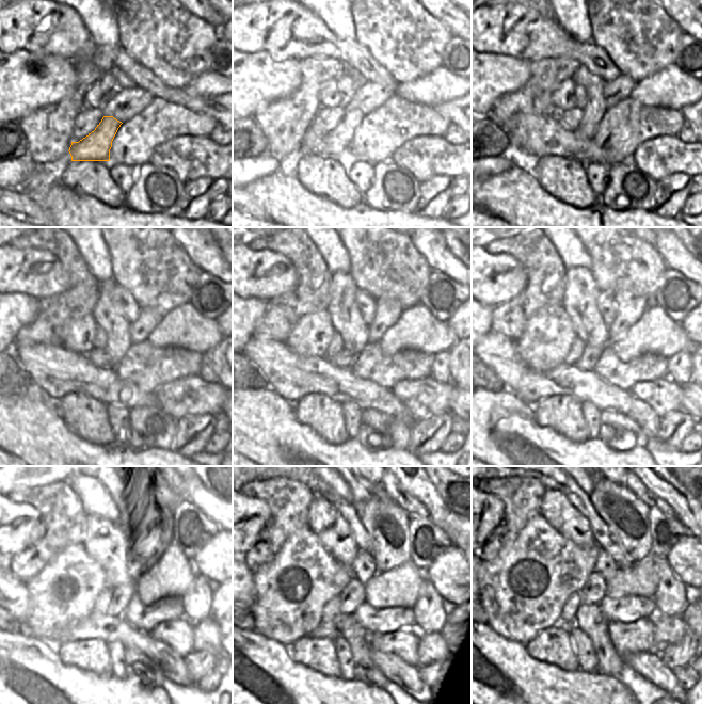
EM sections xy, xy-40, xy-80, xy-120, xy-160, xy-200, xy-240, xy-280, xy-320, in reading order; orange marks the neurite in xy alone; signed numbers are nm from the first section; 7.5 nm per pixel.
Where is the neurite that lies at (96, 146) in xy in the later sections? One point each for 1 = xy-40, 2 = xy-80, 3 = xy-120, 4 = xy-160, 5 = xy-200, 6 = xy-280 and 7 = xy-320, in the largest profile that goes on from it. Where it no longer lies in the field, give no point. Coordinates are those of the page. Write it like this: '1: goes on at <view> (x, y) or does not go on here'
1: goes on at xy-40 (337, 142)
2: goes on at xy-80 (595, 107)
3: goes on at xy-120 (107, 317)
4: goes on at xy-160 (347, 319)
5: goes on at xy-200 (580, 291)
6: goes on at xy-280 (324, 520)
7: goes on at xy-320 (560, 514)

